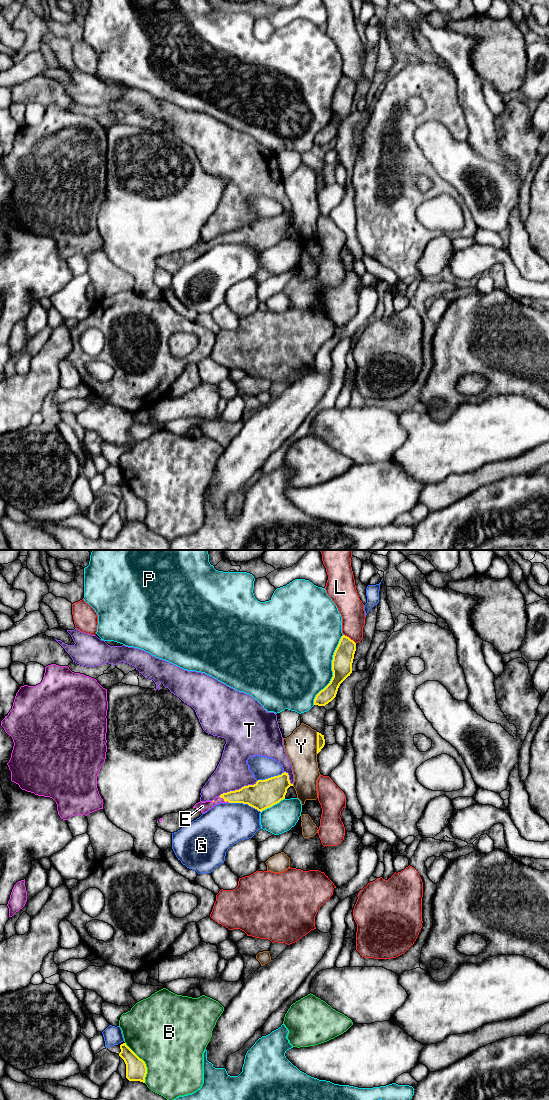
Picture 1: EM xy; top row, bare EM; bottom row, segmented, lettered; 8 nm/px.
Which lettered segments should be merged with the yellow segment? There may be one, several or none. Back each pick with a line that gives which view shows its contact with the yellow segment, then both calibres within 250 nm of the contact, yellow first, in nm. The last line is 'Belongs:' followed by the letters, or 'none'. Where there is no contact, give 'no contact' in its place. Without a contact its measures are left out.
E: meets yellow in xy; 180 nm thick on the yellow side, 80 nm on the other
Belongs: E

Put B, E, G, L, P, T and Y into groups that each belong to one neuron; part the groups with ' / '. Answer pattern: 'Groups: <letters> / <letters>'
Groups: B / E / G / L / P / T / Y

